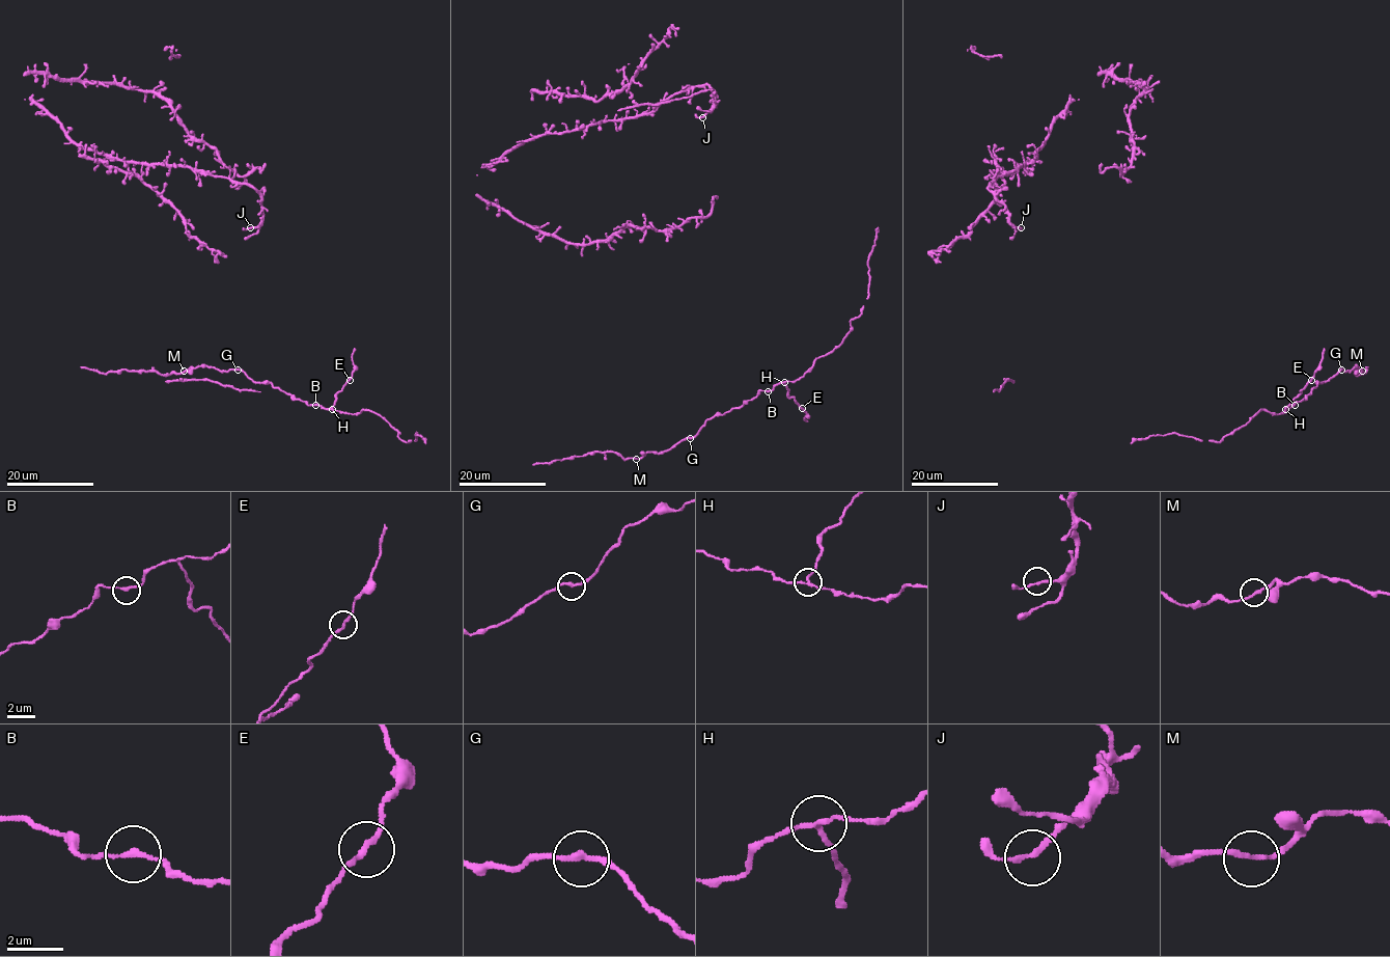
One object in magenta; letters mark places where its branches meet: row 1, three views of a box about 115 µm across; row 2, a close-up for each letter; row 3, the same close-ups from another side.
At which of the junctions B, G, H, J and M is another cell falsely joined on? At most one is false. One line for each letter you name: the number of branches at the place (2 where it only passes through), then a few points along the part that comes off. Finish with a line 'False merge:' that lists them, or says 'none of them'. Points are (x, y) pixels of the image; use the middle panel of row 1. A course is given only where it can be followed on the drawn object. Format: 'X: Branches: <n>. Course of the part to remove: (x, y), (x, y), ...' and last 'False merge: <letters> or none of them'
H: Branches: 3. Course of the part to remove: (784, 382), (787, 395), (793, 397), (804, 410), (806, 420)
False merge: H

